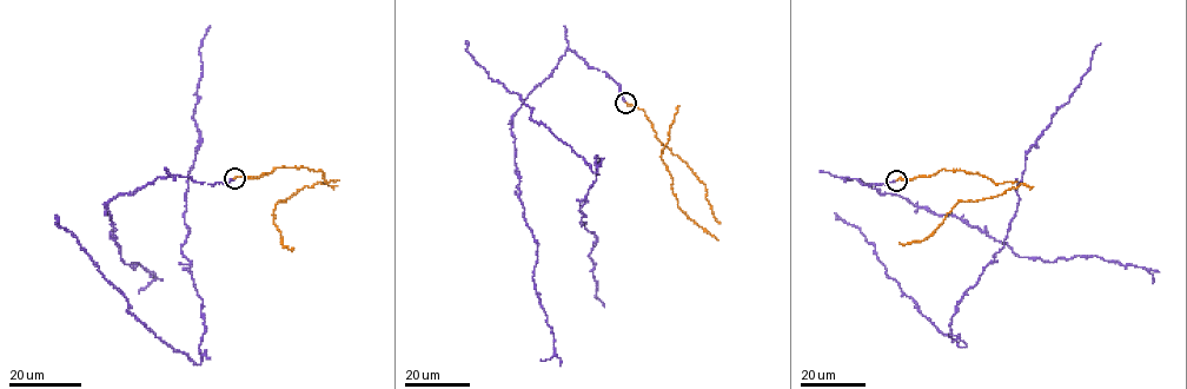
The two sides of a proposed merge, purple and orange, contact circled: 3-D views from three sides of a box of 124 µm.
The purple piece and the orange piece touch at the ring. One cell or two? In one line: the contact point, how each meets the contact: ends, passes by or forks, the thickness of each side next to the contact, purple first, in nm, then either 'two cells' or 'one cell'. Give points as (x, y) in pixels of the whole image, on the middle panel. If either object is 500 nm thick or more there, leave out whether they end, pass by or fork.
(625, 103) | purple ends | orange ends | 200/170 nm | one cell

